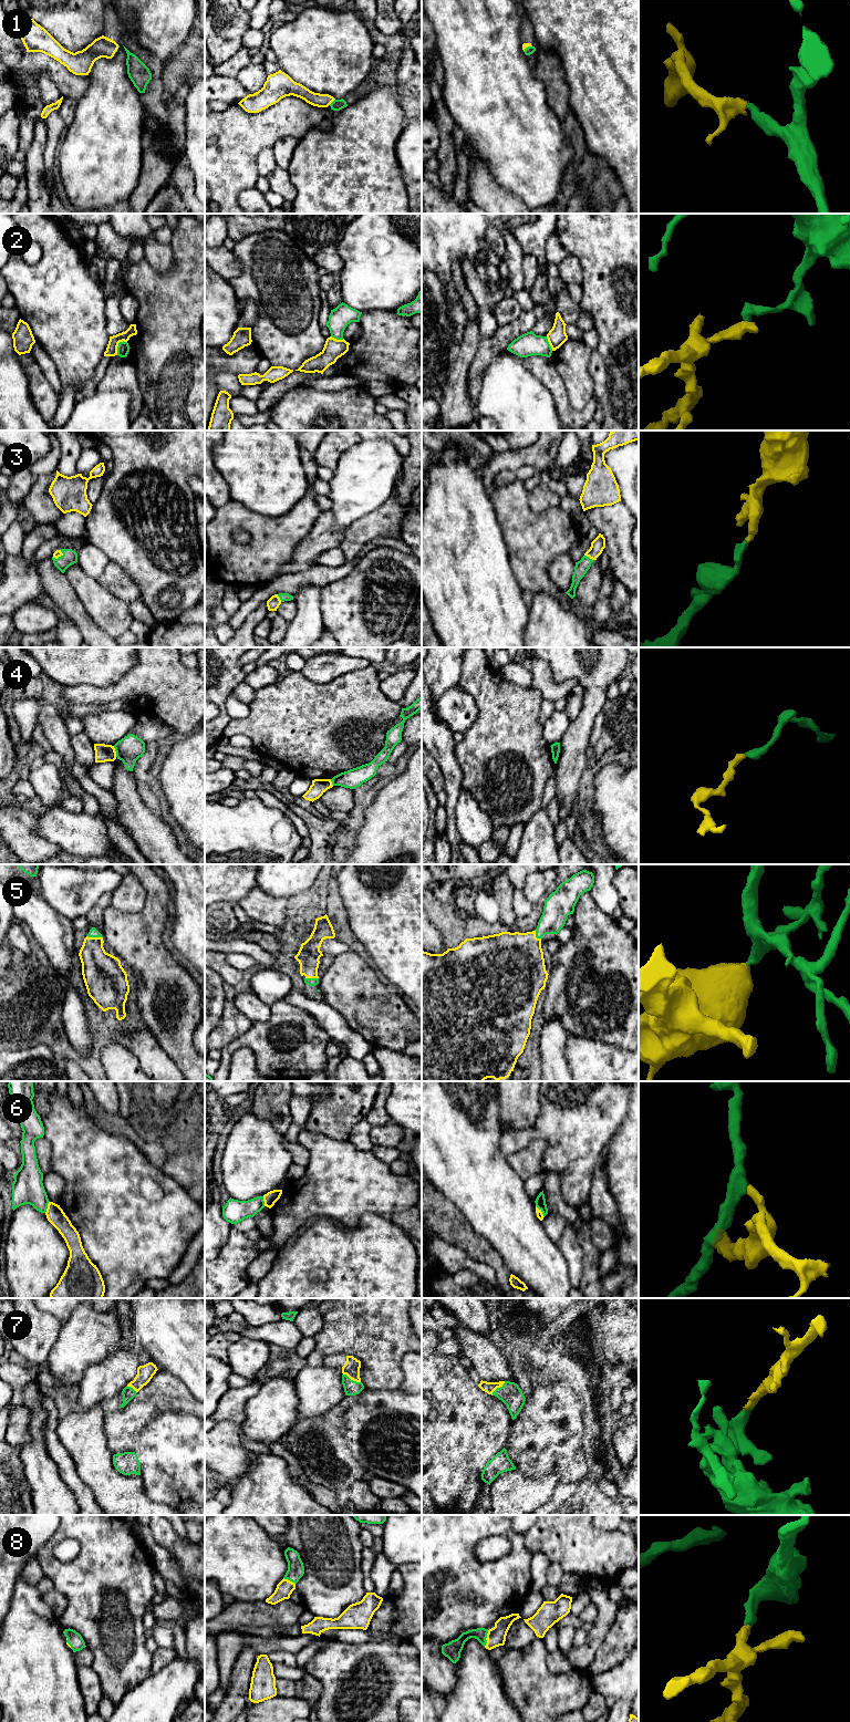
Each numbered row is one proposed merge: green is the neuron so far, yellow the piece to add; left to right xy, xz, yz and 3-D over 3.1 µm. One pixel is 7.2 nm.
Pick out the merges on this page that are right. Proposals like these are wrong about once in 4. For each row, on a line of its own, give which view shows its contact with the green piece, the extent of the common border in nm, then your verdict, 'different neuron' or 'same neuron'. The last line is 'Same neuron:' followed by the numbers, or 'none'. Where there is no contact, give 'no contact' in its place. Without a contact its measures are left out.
1: contact in xz; length 60 nm; same neuron
2: contact in xy; length 130 nm; different neuron
3: contact in yz; length 80 nm; same neuron
4: contact in xy; length 80 nm; different neuron
5: contact in xy; length 110 nm; same neuron
6: contact in xy; length 90 nm; different neuron
7: contact in xz; length 140 nm; same neuron
8: contact in yz; length 120 nm; same neuron
Same neuron: 1, 3, 5, 7, 8

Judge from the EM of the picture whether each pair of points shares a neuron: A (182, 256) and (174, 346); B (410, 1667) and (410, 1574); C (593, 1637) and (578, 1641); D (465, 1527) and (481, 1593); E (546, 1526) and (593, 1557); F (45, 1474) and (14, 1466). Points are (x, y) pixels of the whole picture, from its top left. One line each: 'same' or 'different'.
A: same
B: different
C: different
D: same
E: same
F: different

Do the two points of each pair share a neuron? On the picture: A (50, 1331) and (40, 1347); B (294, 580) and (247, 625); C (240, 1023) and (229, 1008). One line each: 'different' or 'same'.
A: same
B: different
C: same

